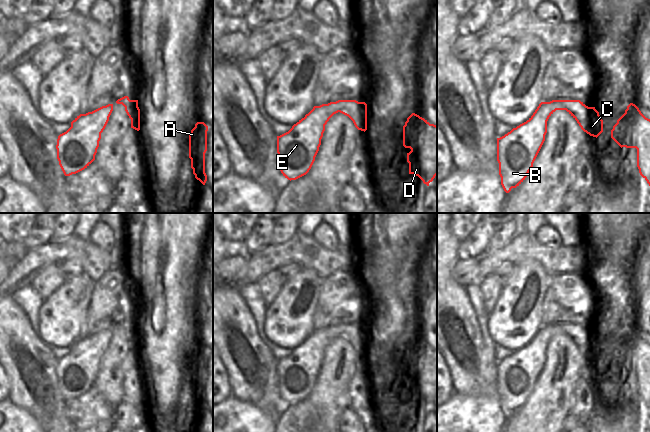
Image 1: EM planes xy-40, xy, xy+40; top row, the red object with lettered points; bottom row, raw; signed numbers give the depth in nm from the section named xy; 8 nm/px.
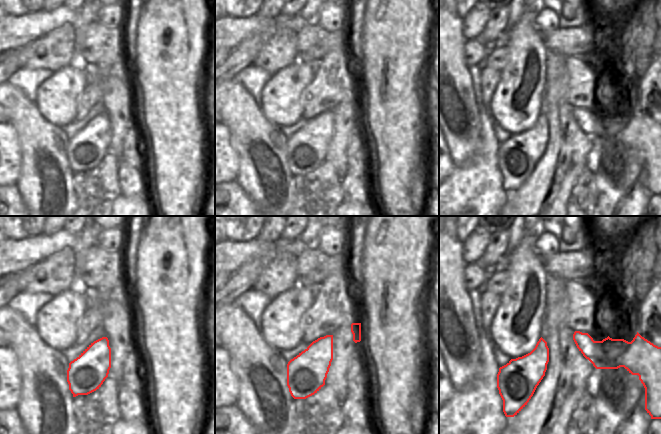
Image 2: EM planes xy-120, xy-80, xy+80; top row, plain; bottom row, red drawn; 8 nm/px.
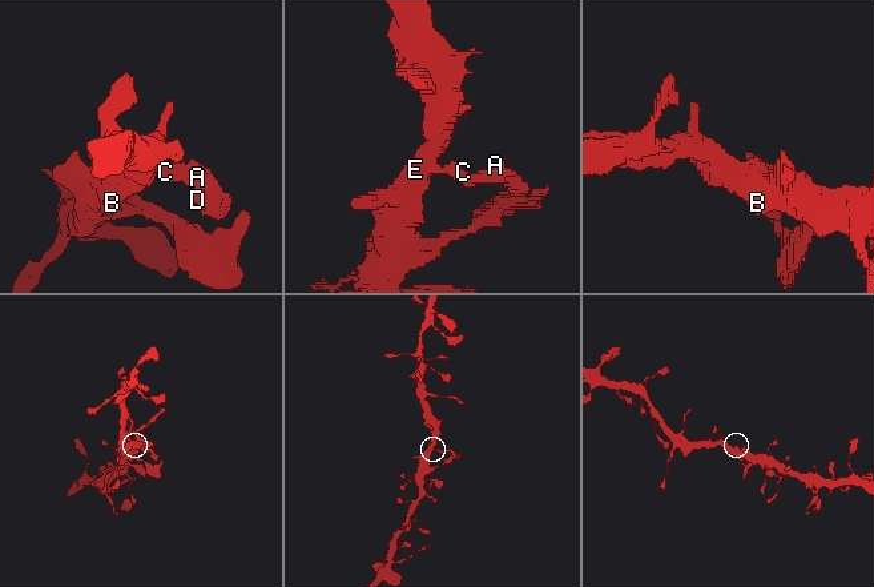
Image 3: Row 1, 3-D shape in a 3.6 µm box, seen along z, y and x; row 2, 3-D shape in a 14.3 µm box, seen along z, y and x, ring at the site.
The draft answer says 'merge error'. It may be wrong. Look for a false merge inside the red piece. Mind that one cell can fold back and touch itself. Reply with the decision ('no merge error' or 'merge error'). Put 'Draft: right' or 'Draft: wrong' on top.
Draft: wrong
no merge error

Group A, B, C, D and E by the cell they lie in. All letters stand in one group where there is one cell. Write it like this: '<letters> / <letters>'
A B C D E

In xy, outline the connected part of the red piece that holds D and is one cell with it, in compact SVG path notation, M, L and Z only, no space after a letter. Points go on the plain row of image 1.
M412 337L403 350L403 370L411 373L407 377L409 398L418 400L424 408L429 410L437 399L437 350Z

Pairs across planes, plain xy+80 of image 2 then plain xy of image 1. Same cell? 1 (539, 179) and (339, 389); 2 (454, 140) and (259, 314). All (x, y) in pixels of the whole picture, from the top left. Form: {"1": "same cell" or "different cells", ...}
{"1": "same cell", "2": "different cells"}

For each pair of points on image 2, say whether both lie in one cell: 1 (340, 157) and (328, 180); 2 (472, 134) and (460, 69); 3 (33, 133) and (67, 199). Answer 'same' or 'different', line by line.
1: different
2: same
3: same

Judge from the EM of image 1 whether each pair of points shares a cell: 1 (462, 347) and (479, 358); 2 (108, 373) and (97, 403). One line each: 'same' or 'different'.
1: same
2: different

